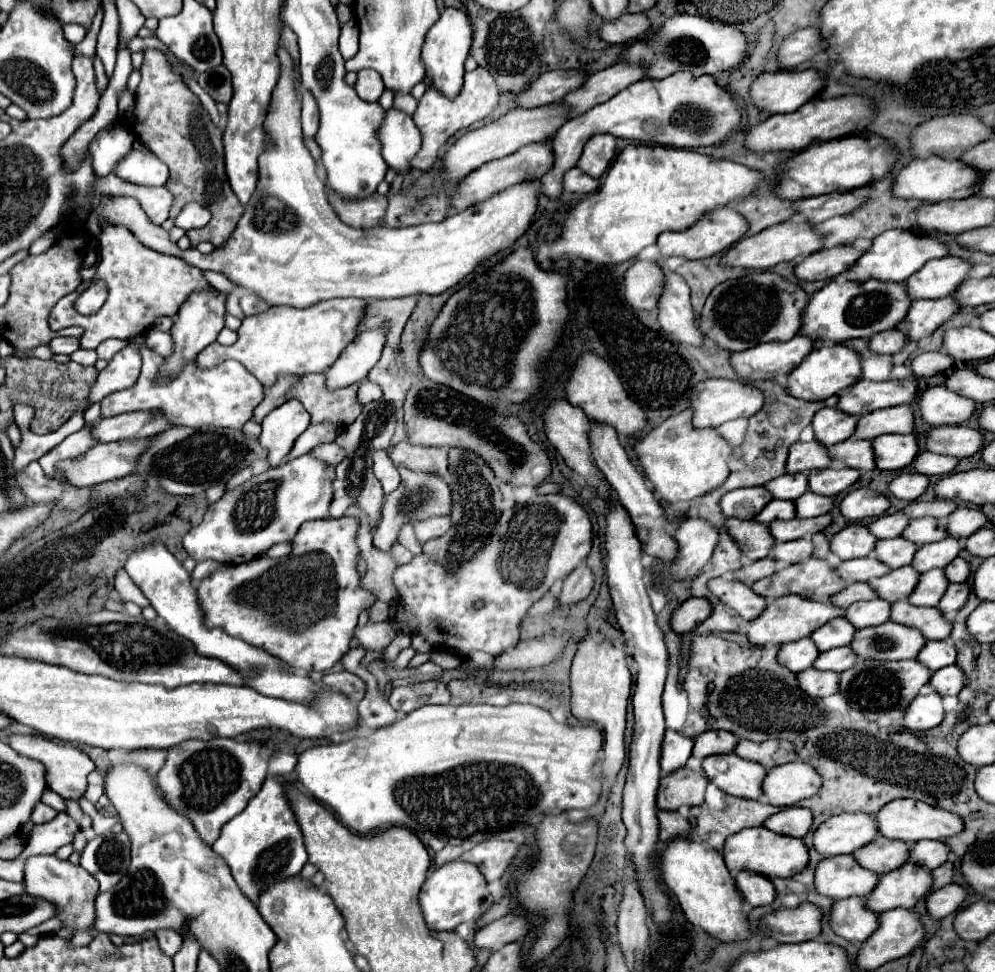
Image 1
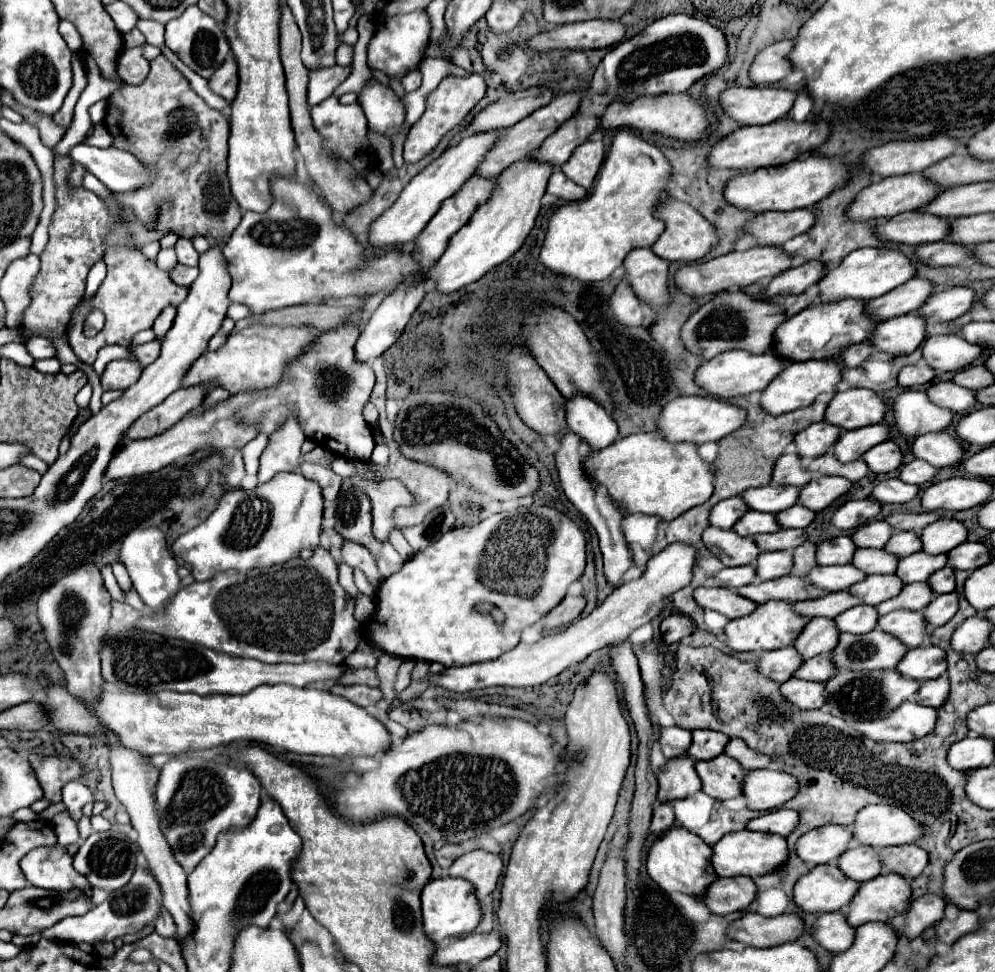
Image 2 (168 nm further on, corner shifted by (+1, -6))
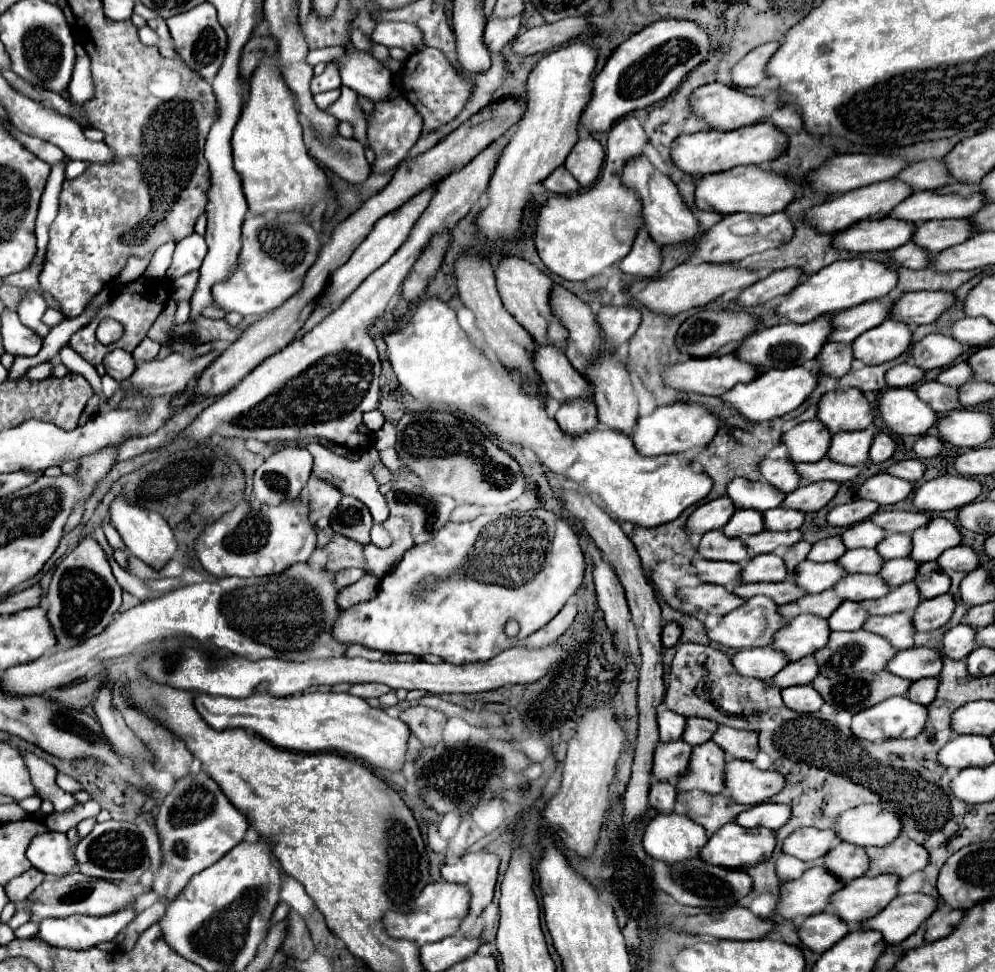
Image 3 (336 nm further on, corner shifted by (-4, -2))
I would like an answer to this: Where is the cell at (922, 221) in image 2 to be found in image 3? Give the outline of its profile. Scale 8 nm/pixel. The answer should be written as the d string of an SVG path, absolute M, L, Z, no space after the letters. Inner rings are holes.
M870 220L854 224L832 238L832 248L846 252L888 252L900 244L910 242L914 224L900 224L900 220Z

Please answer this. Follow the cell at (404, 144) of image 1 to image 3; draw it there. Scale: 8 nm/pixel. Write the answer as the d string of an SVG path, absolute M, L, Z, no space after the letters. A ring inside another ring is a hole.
M346 48L342 56L332 60L340 68L342 84L372 102L388 100L392 92L392 72L382 66L372 54L356 48Z

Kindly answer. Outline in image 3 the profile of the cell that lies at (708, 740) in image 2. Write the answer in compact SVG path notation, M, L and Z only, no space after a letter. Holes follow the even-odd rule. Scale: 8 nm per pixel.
M686 718L686 726L684 726L684 734L682 738L690 744L690 746L698 746L704 744L712 738L712 732L716 732L718 724L706 718Z

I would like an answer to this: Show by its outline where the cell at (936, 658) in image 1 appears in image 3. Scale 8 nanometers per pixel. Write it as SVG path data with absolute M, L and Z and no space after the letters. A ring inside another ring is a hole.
M908 648L896 652L886 664L886 670L912 682L920 678L936 678L940 674L940 660L942 658L934 648Z

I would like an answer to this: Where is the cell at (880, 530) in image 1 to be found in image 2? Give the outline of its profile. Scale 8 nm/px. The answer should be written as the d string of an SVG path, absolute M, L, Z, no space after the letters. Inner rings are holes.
M873 520L863 528L857 528L853 534L857 548L883 548L887 540L893 536L893 528L885 520Z

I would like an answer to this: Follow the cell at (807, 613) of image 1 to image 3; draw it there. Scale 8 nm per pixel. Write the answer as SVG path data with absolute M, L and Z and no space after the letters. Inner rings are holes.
M754 596L754 598L746 600L740 608L722 616L718 626L708 630L706 634L712 642L722 644L726 648L736 648L736 650L738 648L758 648L758 646L770 646L774 632L780 630L784 624L786 622L778 614L778 606L772 600L768 600L768 596Z

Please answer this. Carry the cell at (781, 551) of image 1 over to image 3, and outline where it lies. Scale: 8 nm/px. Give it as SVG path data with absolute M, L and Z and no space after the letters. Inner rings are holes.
M760 554L748 560L740 572L742 582L782 582L786 580L788 570L784 560L776 554Z

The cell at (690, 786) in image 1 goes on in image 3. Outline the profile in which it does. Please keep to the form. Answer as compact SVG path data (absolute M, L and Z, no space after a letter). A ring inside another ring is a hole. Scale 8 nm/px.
M684 740L658 742L654 750L654 766L652 766L654 778L676 782L684 774L690 762L690 754L692 754L692 746L686 744Z

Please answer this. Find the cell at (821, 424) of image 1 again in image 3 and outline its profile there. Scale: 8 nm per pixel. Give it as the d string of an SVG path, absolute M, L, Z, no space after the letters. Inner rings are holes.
M810 420L784 432L780 440L788 448L788 458L794 464L800 464L822 460L830 446L830 438L830 432L824 430L824 426L818 420Z

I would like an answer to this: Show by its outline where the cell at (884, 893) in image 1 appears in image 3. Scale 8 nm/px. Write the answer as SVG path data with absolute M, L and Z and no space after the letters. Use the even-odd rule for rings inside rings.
M896 876L854 878L830 896L830 910L846 924L860 924L870 916L876 916L876 912L886 908L886 904L898 896L896 886Z

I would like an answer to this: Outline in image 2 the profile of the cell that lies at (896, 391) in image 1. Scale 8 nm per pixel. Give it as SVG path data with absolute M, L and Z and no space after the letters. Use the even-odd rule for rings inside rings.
M853 388L833 396L827 406L825 420L843 430L855 430L881 422L887 410L889 406L877 392L867 388Z

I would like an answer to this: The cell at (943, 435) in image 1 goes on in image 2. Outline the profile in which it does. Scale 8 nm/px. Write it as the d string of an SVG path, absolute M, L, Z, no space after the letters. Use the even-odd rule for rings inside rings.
M929 432L915 438L913 454L935 468L945 468L957 464L963 458L965 448L963 442L949 432Z

